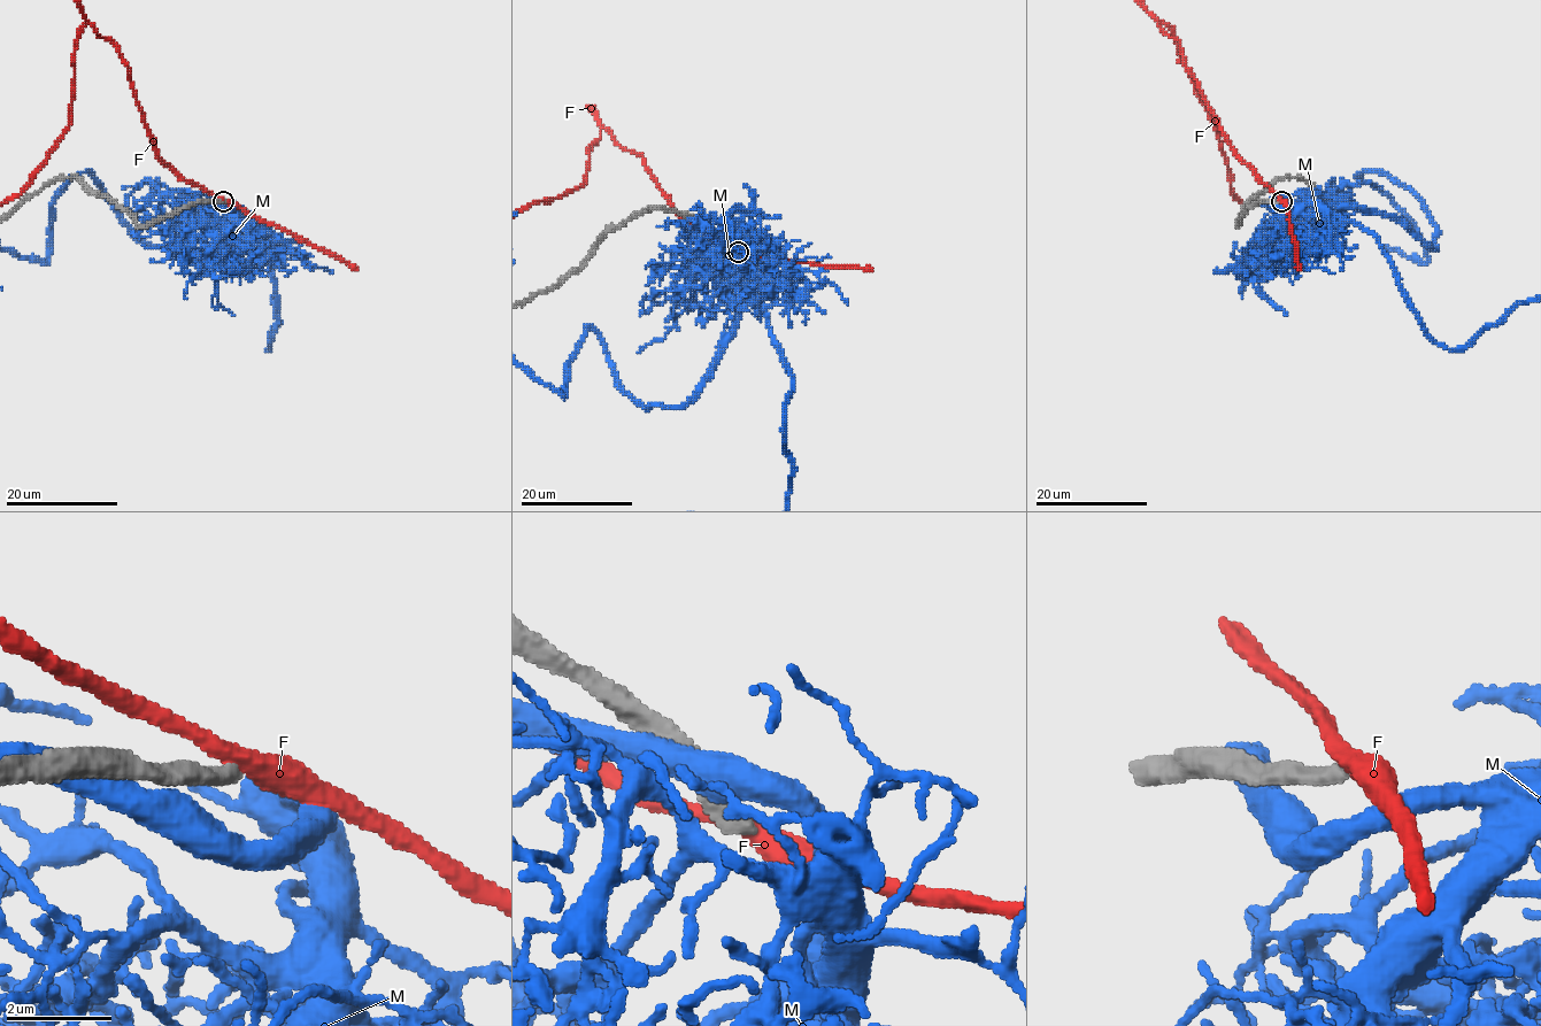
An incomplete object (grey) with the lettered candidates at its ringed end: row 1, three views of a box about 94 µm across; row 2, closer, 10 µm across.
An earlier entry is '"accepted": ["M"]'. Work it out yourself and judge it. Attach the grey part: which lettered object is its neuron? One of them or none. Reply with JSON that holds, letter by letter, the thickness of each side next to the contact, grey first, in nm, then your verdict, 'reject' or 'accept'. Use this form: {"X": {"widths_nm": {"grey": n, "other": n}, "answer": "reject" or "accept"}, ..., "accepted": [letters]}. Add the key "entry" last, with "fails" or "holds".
{"F": {"widths_nm": {"grey": 440, "other": 380}, "answer": "reject"}, "M": {"widths_nm": {"grey": 400, "other": 500}, "answer": "reject"}, "accepted": [], "entry": "fails"}

